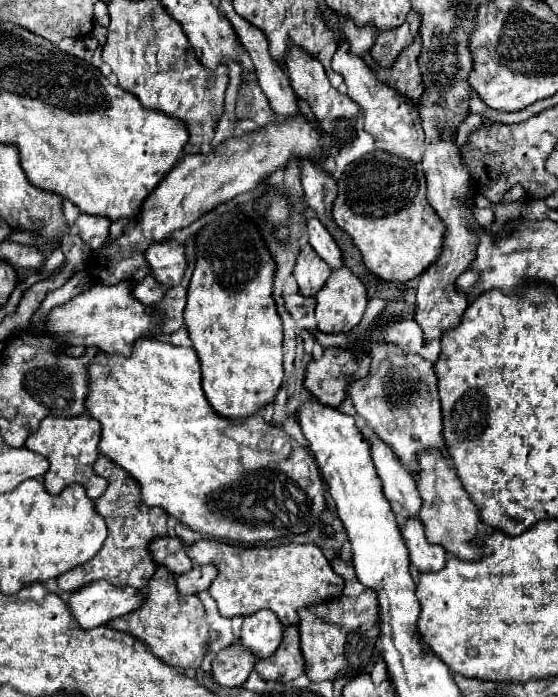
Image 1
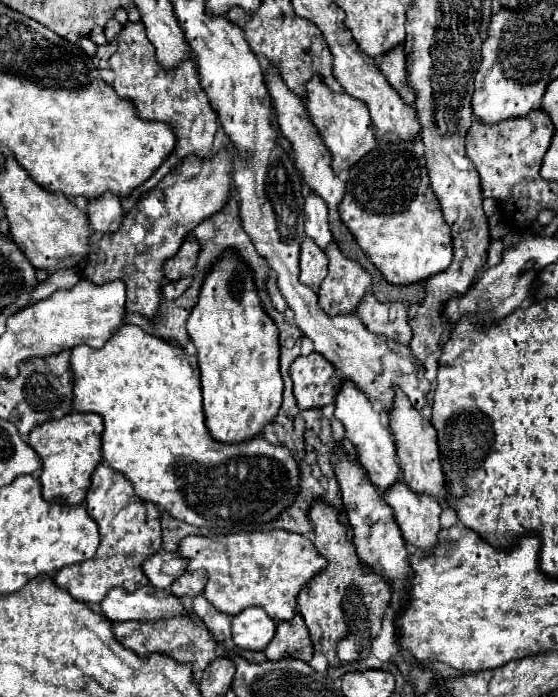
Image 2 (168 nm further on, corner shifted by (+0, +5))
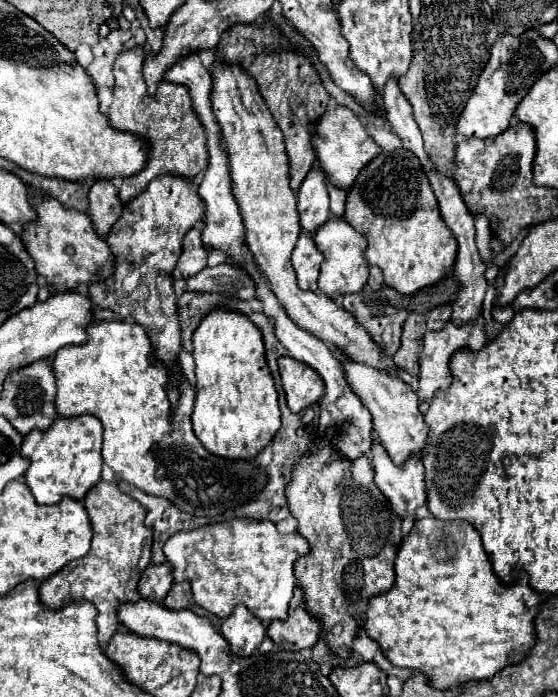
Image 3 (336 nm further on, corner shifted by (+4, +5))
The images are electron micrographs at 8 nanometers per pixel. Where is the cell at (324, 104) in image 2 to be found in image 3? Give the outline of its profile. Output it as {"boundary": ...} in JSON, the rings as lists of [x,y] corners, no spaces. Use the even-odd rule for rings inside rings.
{"boundary":[[[337,108],[333,112],[325,112],[315,124],[315,136],[311,142],[323,172],[327,174],[331,184],[341,190],[349,190],[359,172],[363,170],[363,166],[383,152],[381,146],[367,134],[363,122],[349,108]]]}

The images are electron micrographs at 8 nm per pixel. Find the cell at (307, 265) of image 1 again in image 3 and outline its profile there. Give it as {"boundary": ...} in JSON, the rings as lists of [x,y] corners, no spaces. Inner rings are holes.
{"boundary":[[[307,234],[299,236],[291,262],[293,262],[301,290],[317,292],[317,276],[319,276],[319,266],[323,262],[323,254],[319,252],[311,236]]]}

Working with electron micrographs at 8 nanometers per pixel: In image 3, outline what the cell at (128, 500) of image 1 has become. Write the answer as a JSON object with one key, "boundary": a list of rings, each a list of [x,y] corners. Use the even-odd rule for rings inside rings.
{"boundary":[[[99,480],[99,484],[87,492],[85,508],[93,530],[91,550],[87,556],[69,562],[63,570],[43,580],[39,586],[39,600],[49,610],[59,610],[69,602],[91,602],[99,610],[99,644],[107,646],[121,628],[119,606],[139,600],[137,582],[151,562],[151,528],[145,526],[147,510],[137,500],[123,494],[115,482]]]}

